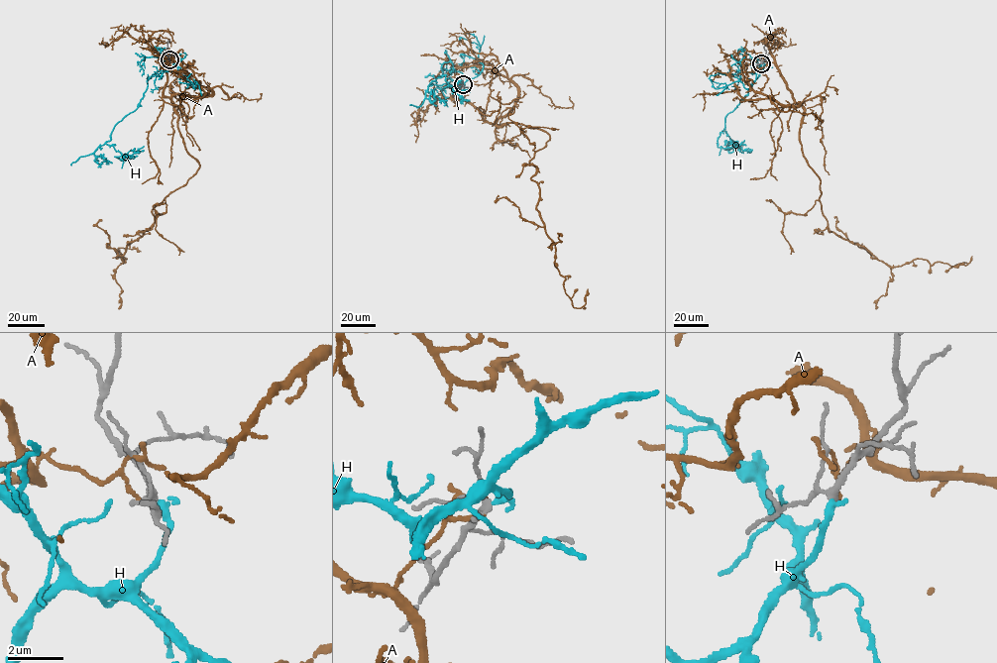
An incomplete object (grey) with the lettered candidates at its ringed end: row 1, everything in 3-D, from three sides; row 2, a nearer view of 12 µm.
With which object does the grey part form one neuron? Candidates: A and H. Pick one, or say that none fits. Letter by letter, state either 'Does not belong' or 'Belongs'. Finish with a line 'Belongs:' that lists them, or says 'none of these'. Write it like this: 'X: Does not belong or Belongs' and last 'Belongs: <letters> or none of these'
A: Does not belong
H: Belongs
Belongs: H

